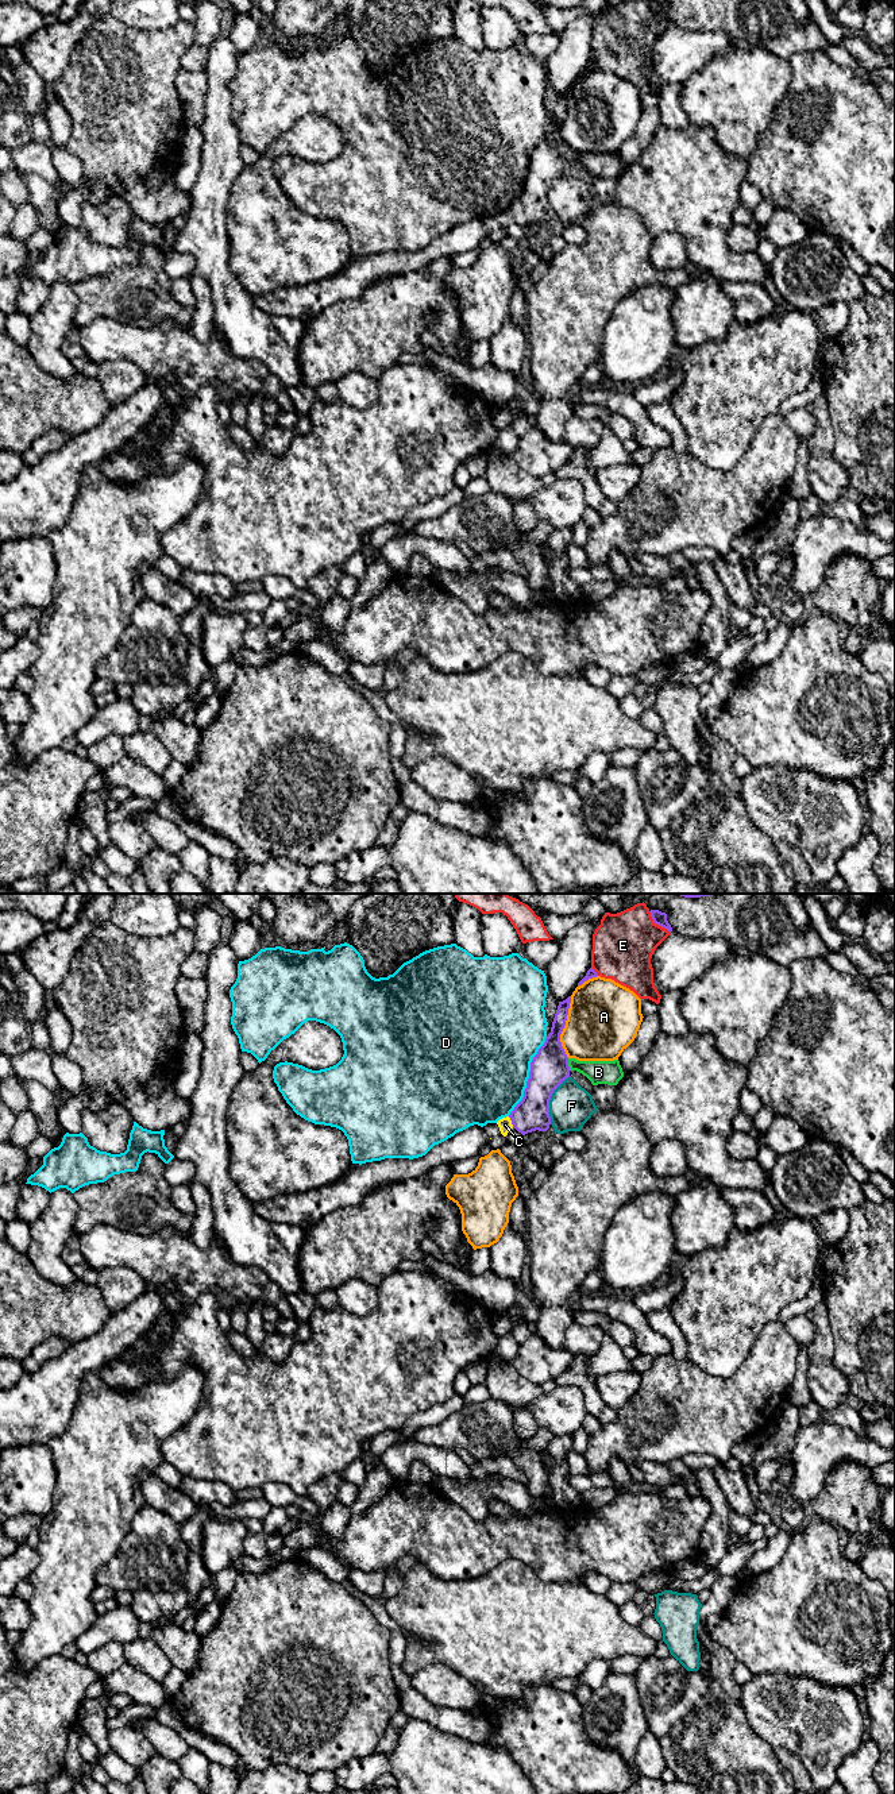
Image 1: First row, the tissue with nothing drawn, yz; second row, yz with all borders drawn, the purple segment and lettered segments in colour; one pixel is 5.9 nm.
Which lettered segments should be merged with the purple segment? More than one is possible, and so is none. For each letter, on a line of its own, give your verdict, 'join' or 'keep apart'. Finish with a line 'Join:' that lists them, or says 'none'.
A: keep apart
B: keep apart
C: join
D: keep apart
E: keep apart
F: keep apart
Join: C

